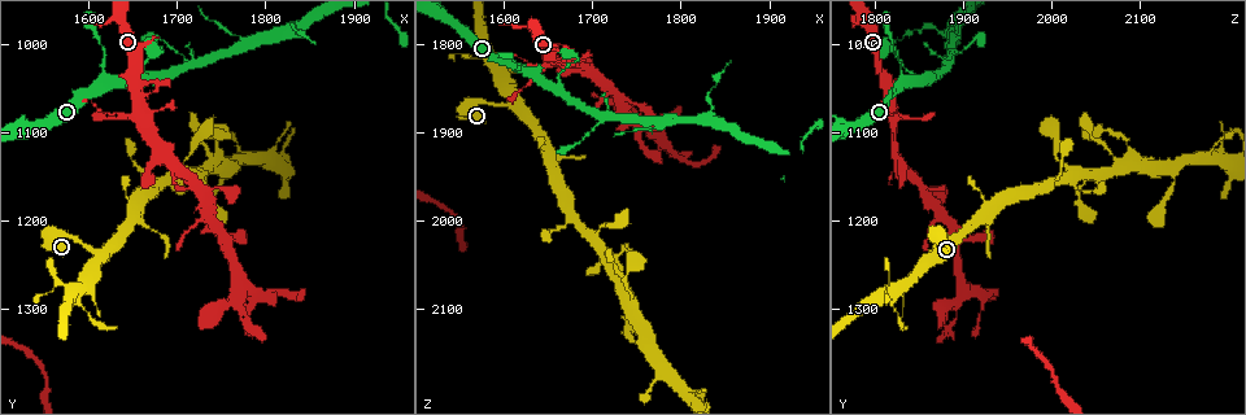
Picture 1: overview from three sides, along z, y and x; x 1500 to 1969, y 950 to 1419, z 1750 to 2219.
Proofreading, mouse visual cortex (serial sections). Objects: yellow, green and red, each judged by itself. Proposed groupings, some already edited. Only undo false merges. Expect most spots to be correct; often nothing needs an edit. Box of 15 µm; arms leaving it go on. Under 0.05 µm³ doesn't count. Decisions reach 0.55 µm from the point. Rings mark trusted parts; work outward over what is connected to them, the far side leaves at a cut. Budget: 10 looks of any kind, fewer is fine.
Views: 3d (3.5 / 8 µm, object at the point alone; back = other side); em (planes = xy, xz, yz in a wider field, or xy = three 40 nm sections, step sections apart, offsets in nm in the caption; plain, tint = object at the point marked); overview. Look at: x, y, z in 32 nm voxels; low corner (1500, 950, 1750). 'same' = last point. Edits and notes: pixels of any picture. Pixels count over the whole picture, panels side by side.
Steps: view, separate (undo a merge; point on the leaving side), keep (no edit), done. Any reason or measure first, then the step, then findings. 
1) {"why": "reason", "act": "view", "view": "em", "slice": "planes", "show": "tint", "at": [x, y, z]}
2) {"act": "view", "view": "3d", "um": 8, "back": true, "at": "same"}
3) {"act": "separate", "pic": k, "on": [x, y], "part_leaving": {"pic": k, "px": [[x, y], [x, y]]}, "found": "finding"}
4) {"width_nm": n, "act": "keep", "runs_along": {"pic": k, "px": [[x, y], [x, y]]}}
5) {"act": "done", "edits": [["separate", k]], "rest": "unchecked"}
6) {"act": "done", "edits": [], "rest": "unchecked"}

{"why": "arms part here", "act": "view", "view": "3d", "um": 3.5, "at": [1660, 1040, 1855]}

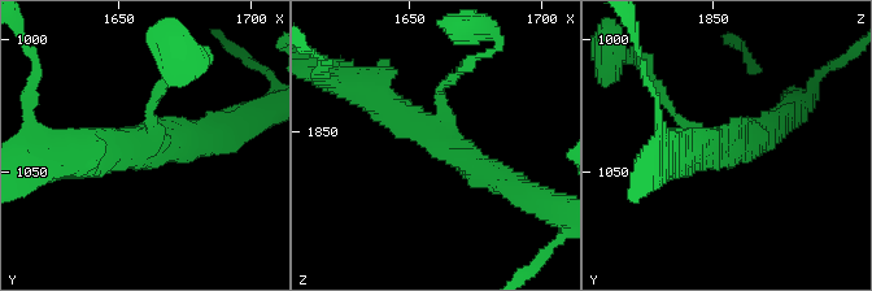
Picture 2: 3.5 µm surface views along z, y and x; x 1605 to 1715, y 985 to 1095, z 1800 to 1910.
{"arms": 3, "arm_widths_nm": [100, 400, 450], "act": "view", "view": "em", "slice": "xy", "step": 5, "show": "tint", "at": [1660, 1038, 1851]}

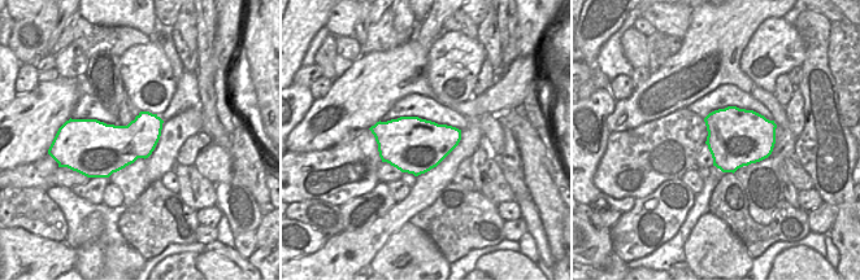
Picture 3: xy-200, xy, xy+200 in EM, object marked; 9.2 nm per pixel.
{"act": "keep", "runs_along": {"pic": 2, "px": [[363, 87], [506, 183]]}, "found": "all the same cell"}

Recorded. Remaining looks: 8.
{"why": "branch point", "act": "view", "view": "3d", "um": 3.5, "at": [1650, 1195, 1920]}

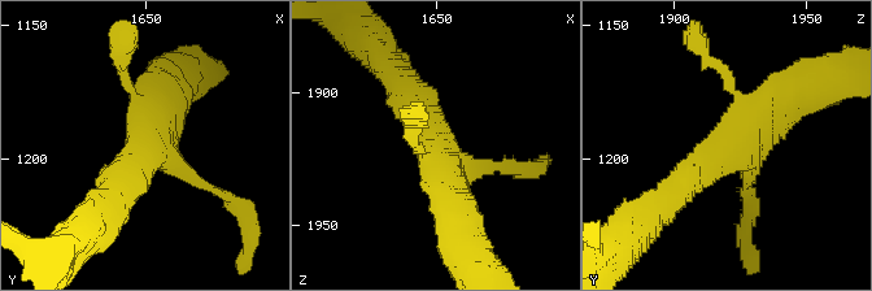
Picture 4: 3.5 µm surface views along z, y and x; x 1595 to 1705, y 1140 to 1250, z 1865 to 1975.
{"why": "now the EM", "act": "view", "view": "em", "slice": "xy", "step": 3, "show": "tint", "at": [1650, 1195, 1922]}

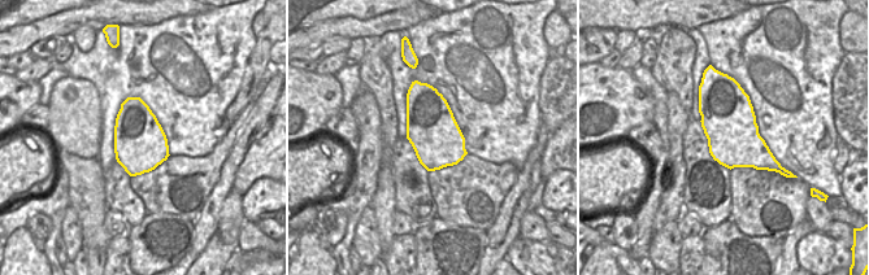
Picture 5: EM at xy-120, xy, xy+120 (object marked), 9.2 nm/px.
{"why": "another direction", "act": "view", "view": "em", "slice": "xy", "step": 1, "show": "tint", "at": "same"}

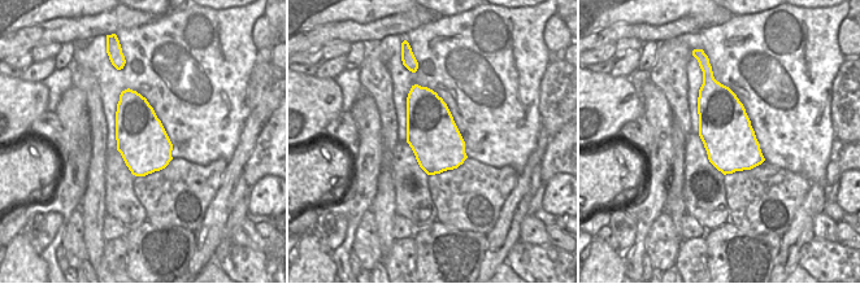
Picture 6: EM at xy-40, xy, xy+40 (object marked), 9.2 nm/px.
{"act": "keep", "found": "one cell here"}

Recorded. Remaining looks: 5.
{"why": "two arms in line, one across", "act": "view", "view": "3d", "um": 8, "at": [1715, 1020, 1880]}

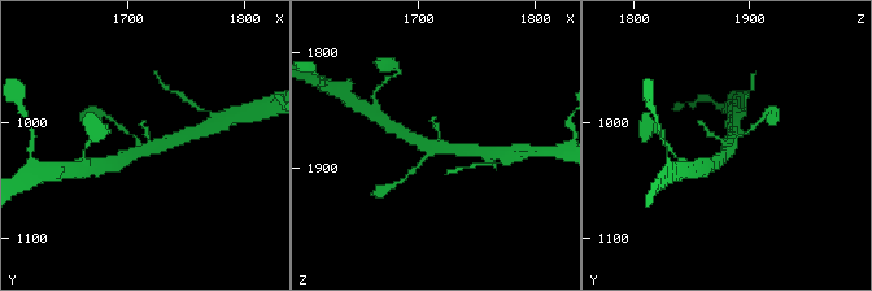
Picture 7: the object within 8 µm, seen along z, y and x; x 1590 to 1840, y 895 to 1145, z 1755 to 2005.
{"act": "view", "view": "em", "slice": "xy", "step": 5, "show": "tint", "at": [1716, 1022, 1880]}

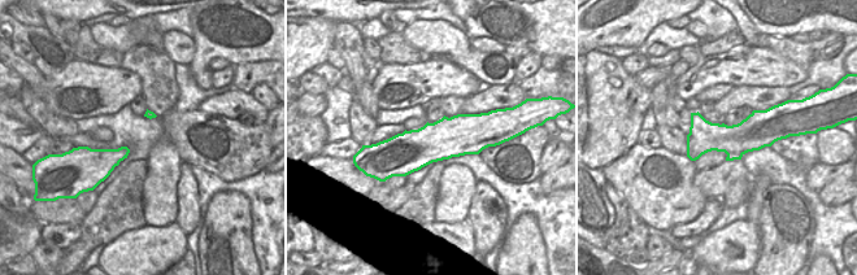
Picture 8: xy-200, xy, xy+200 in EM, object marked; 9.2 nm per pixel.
{"act": "keep", "runs_along": {"pic": 7, "px": [[114, 164], [127, 155], [181, 138]]}, "found": "continuous, no second cell"}

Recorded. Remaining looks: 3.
{"act": "view", "view": "3d", "um": 3.5, "at": [1770, 1285, 1895]}

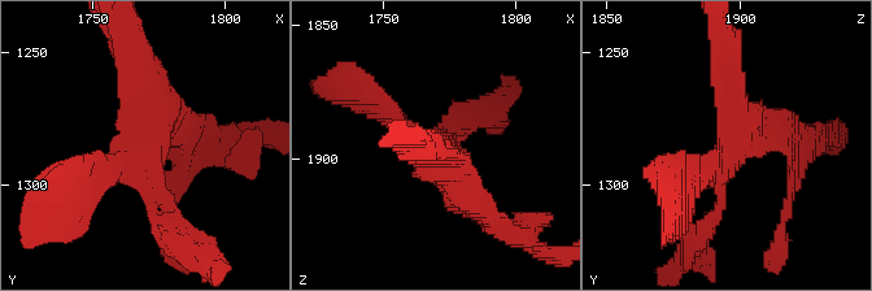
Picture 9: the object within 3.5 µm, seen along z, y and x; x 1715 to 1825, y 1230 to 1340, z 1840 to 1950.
{"why": "shape alone is not enough", "act": "view", "view": "em", "slice": "xy", "step": 5, "show": "tint", "at": [1770, 1283, 1898]}

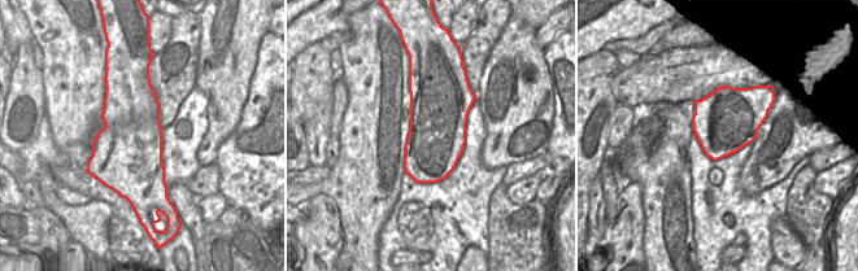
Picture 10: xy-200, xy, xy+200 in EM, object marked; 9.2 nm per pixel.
{"arm_widths_nm": [250, 250, 300, 400], "act": "keep", "runs_along": {"pic": 9, "px": [[131, 46], [155, 122], [103, 178]]}, "found": "continuous, no second cell"}

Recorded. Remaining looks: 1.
{"act": "done", "edits": [], "rest": "unchecked"}

